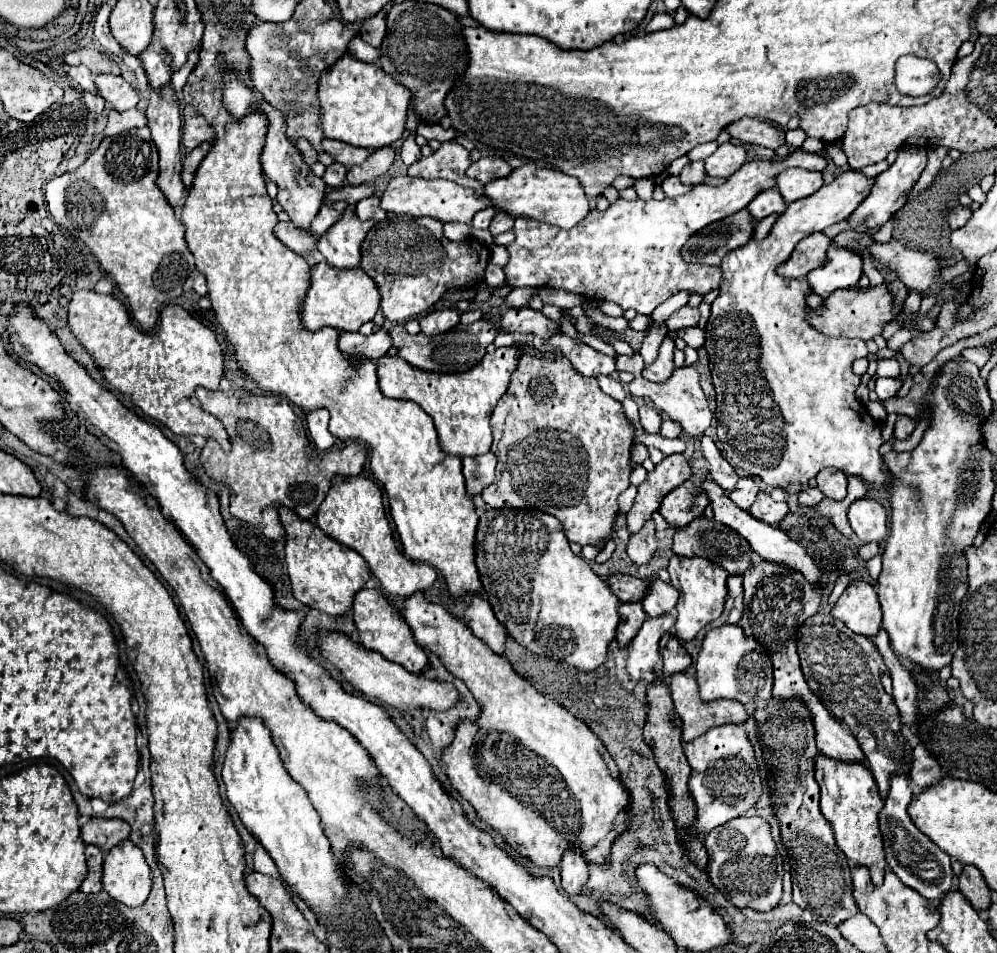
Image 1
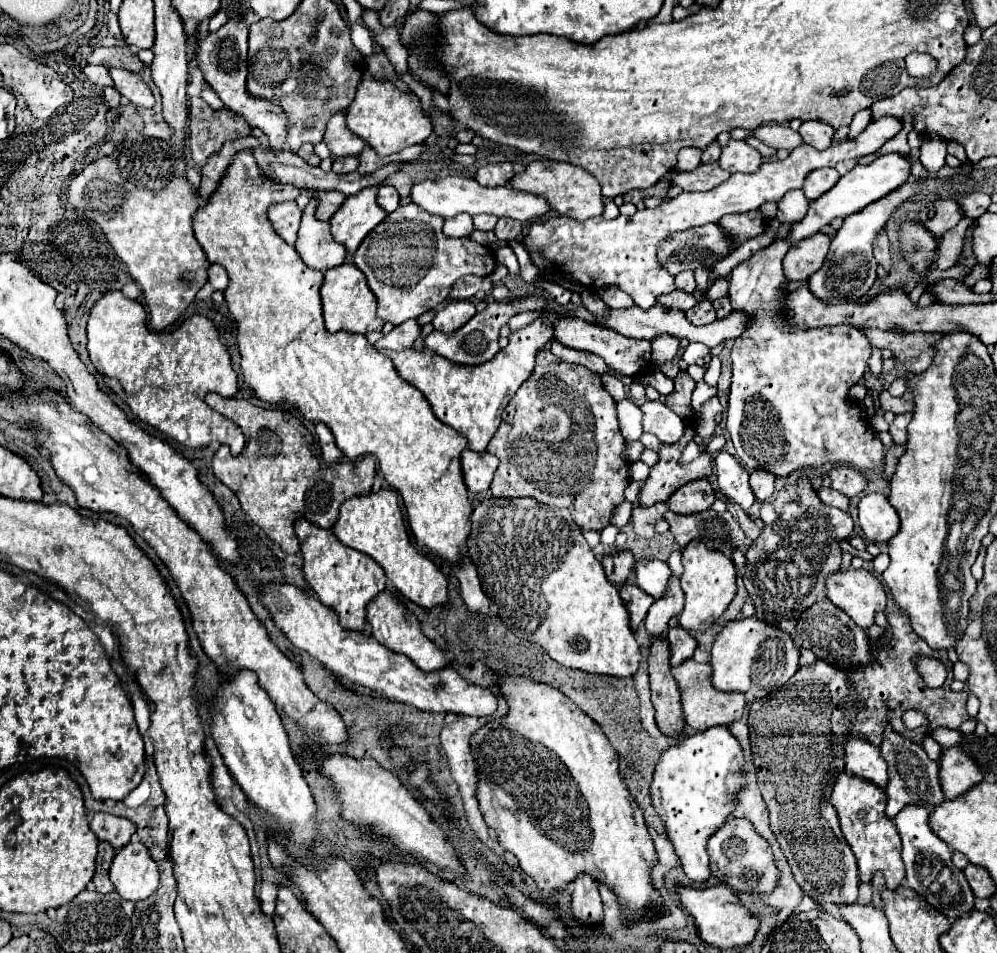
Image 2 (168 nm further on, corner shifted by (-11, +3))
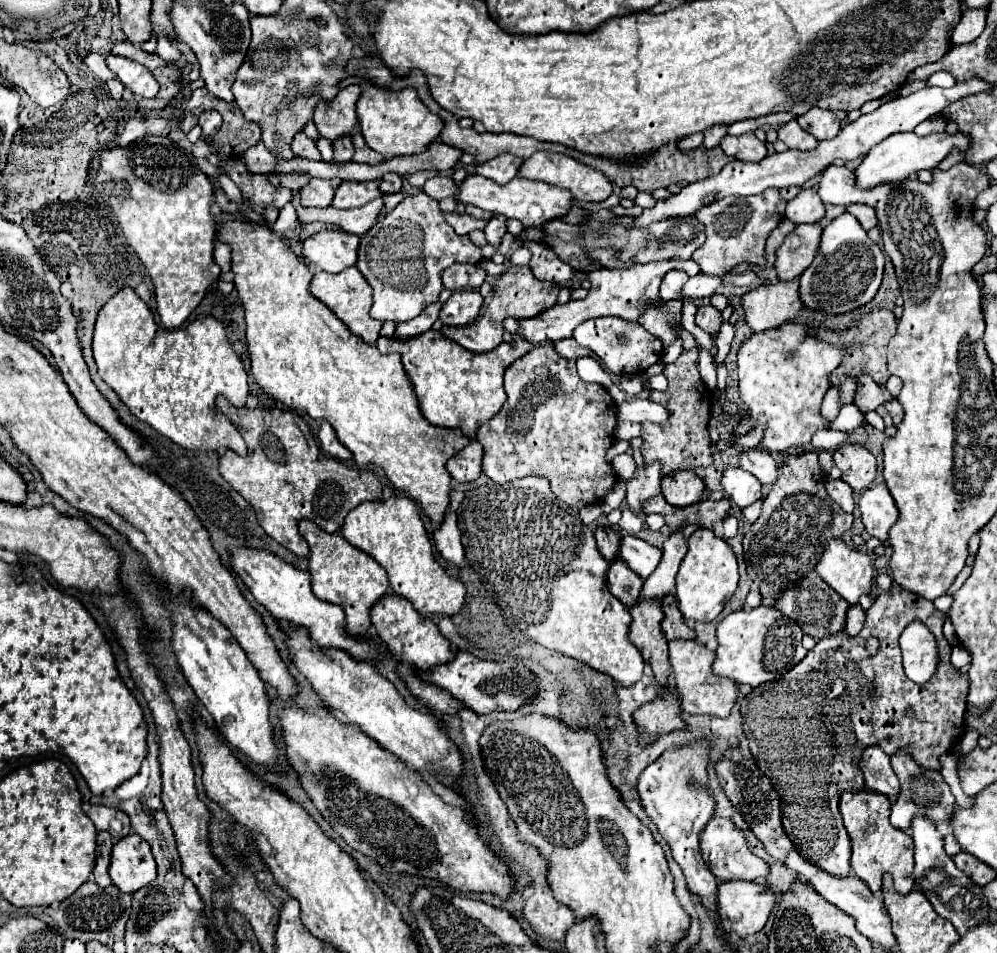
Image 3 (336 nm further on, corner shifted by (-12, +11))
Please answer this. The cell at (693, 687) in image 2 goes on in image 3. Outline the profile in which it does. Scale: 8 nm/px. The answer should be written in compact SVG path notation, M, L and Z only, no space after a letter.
M673 640L668 642L669 661L672 666L676 690L682 698L682 710L688 714L710 714L726 718L736 704L738 686L730 678L720 678L712 674L712 662L716 658L704 644L698 640Z

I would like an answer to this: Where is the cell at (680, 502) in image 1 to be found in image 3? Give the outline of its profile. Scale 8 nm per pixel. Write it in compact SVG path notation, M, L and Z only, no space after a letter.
M692 470L670 472L662 478L662 494L666 502L674 506L696 504L702 492L704 492L704 480L700 480Z

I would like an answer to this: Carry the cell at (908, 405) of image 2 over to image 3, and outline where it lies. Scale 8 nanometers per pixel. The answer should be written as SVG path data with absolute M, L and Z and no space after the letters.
M860 374L856 378L856 394L854 394L854 404L858 406L860 412L870 412L870 410L876 410L880 404L888 402L892 398L892 394L884 388L884 386L878 386L870 376L866 374Z

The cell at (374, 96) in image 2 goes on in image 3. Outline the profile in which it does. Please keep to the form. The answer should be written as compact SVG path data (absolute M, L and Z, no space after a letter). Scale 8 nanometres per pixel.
M368 86L360 100L358 100L358 122L360 122L360 132L366 140L366 144L380 152L382 156L410 156L410 154L420 154L434 142L442 128L444 122L440 116L432 114L418 98L414 88L404 88L402 92L392 92L386 88L378 86Z

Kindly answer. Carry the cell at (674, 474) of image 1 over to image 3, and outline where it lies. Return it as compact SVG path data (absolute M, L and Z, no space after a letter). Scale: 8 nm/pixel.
M684 350L680 354L680 358L672 364L666 366L664 370L666 378L668 378L668 390L666 392L650 392L650 400L658 402L660 406L664 406L668 410L668 420L664 424L652 424L652 422L642 422L642 432L640 438L644 440L642 444L642 456L644 460L650 464L654 460L660 460L662 464L662 474L674 472L674 470L692 470L698 466L710 466L712 464L712 452L710 452L710 436L708 436L708 420L712 414L712 392L704 386L700 372L698 372L698 350Z

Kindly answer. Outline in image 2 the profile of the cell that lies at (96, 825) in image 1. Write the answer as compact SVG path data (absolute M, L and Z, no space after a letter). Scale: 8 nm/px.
M105 812L93 814L89 826L99 840L109 842L115 850L129 844L133 834L135 834L135 824L131 820L119 818L119 816L113 816L113 814L105 814Z

